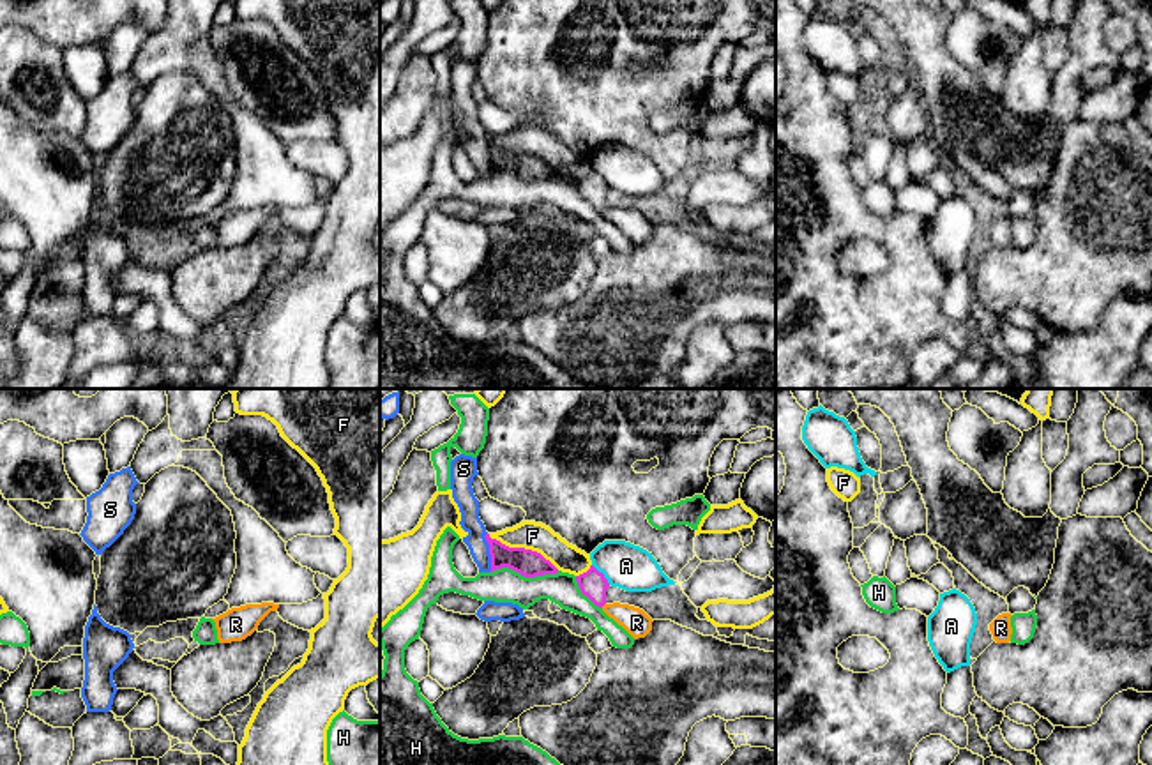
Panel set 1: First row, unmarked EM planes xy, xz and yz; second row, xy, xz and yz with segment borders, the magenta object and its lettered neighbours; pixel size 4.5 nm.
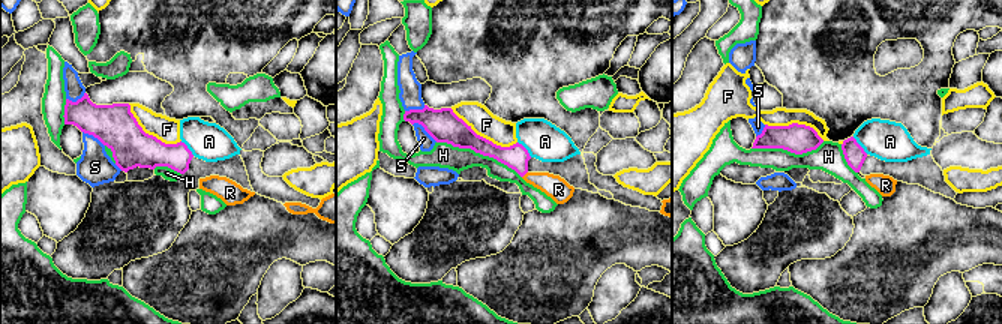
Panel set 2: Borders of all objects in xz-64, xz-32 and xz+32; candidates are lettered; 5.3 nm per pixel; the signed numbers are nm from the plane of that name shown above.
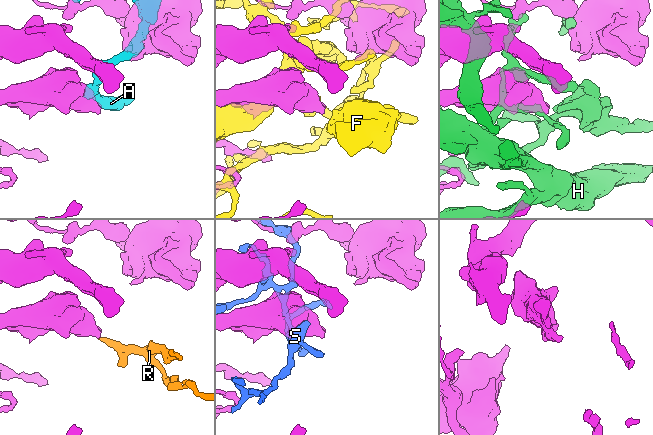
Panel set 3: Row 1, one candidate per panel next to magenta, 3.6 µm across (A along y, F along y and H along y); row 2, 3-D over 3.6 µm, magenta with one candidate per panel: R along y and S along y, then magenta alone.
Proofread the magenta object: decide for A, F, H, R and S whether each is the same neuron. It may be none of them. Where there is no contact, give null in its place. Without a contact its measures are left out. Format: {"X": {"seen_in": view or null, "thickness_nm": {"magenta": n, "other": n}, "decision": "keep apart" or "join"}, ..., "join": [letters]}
{"A": {"seen_in": "xz", "thickness_nm": {"magenta": 130, "other": 200}, "decision": "keep apart"}, "F": {"seen_in": "xz", "thickness_nm": {"magenta": 120, "other": 130}, "decision": "keep apart"}, "H": {"seen_in": "xz", "thickness_nm": {"magenta": 120, "other": 160}, "decision": "keep apart"}, "R": {"seen_in": "xz", "thickness_nm": {"magenta": 130, "other": 120}, "decision": "join"}, "S": {"seen_in": "xz", "thickness_nm": {"magenta": 120, "other": 100}, "decision": "keep apart"}, "join": ["R"]}

